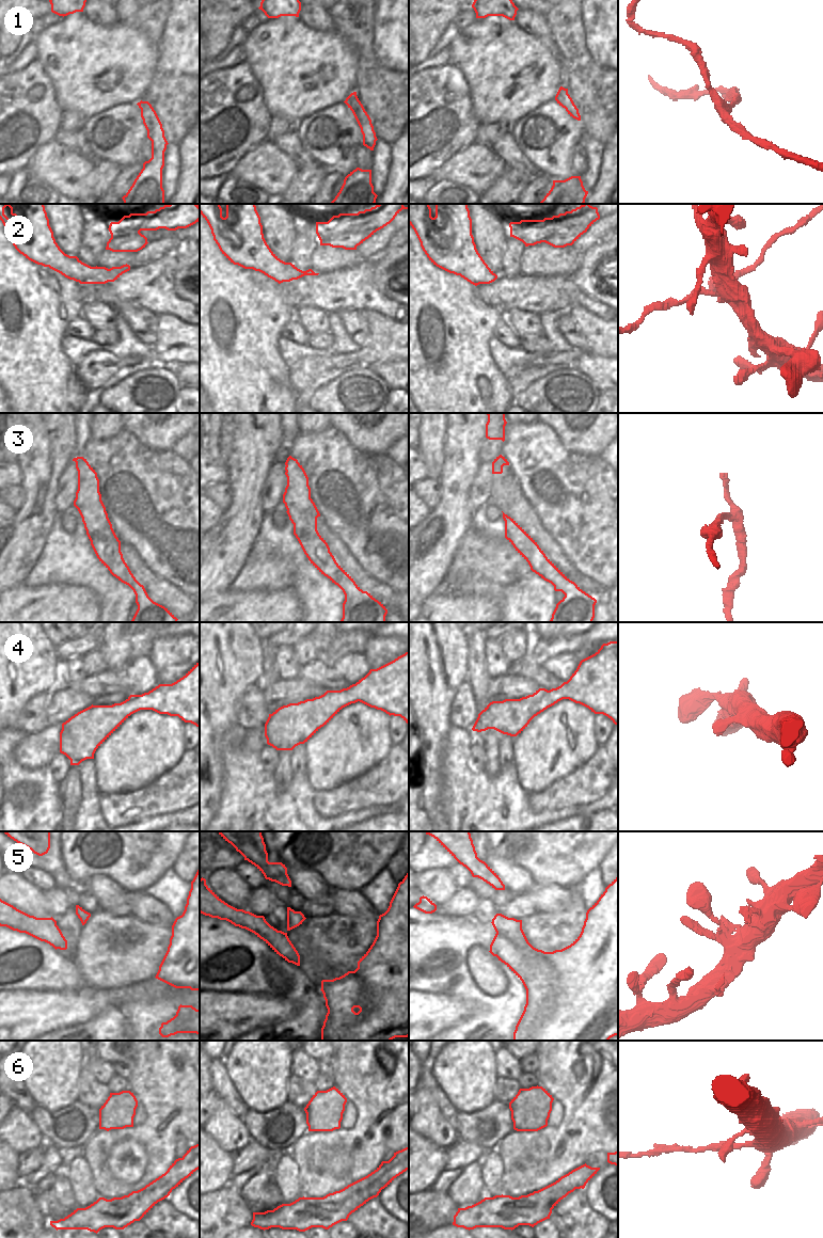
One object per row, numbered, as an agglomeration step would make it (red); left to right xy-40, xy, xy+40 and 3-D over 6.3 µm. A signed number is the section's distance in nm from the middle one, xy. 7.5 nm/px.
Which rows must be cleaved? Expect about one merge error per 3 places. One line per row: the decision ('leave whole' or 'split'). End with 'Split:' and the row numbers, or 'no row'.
1: leave whole
2: split
3: split
4: leave whole
5: leave whole
6: split
Split: 2, 3, 6

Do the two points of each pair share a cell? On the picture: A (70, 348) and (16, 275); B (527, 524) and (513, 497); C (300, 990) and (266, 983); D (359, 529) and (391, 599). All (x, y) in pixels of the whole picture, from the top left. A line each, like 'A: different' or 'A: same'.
A: different
B: same
C: same
D: different

